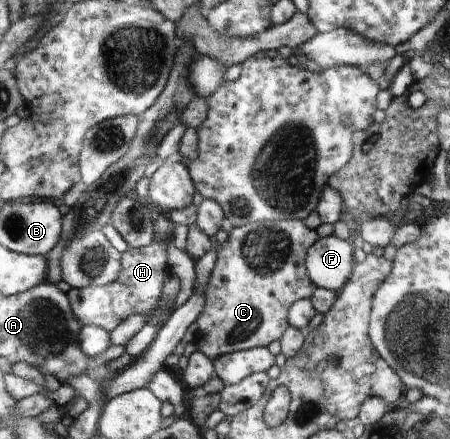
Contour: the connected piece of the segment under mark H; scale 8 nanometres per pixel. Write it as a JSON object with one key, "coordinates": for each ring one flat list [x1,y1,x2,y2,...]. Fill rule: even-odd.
{"coordinates":[[158,239,144,249,128,249,122,255,121,276,112,284,84,289,71,288,67,296,72,303,74,315,84,327,92,325,109,332,130,315,150,315,158,305,164,281,170,278,166,263,166,245]]}

